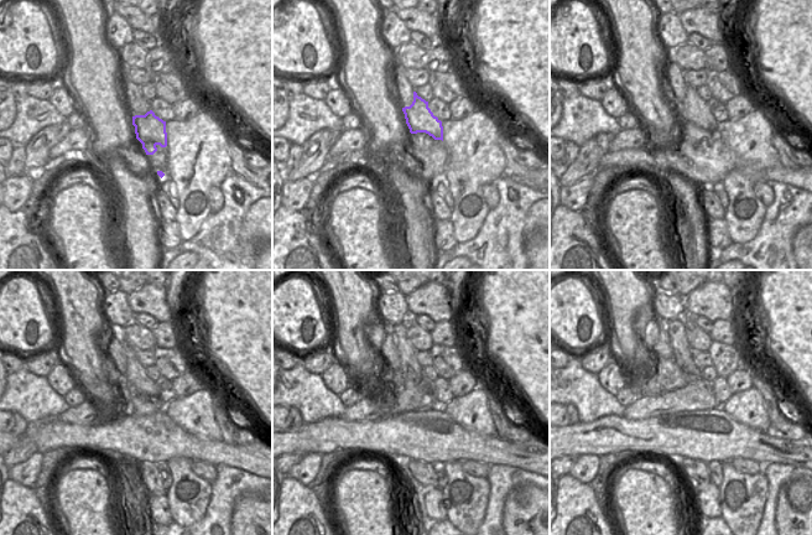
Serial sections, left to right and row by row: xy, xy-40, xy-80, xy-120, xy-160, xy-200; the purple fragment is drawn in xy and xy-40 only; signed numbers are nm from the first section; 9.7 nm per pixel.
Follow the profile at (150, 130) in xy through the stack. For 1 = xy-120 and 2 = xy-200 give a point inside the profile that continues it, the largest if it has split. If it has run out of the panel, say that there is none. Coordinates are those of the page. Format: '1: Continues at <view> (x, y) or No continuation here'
1: Continues at xy-120 (135, 374)
2: Continues at xy-200 (683, 356)

